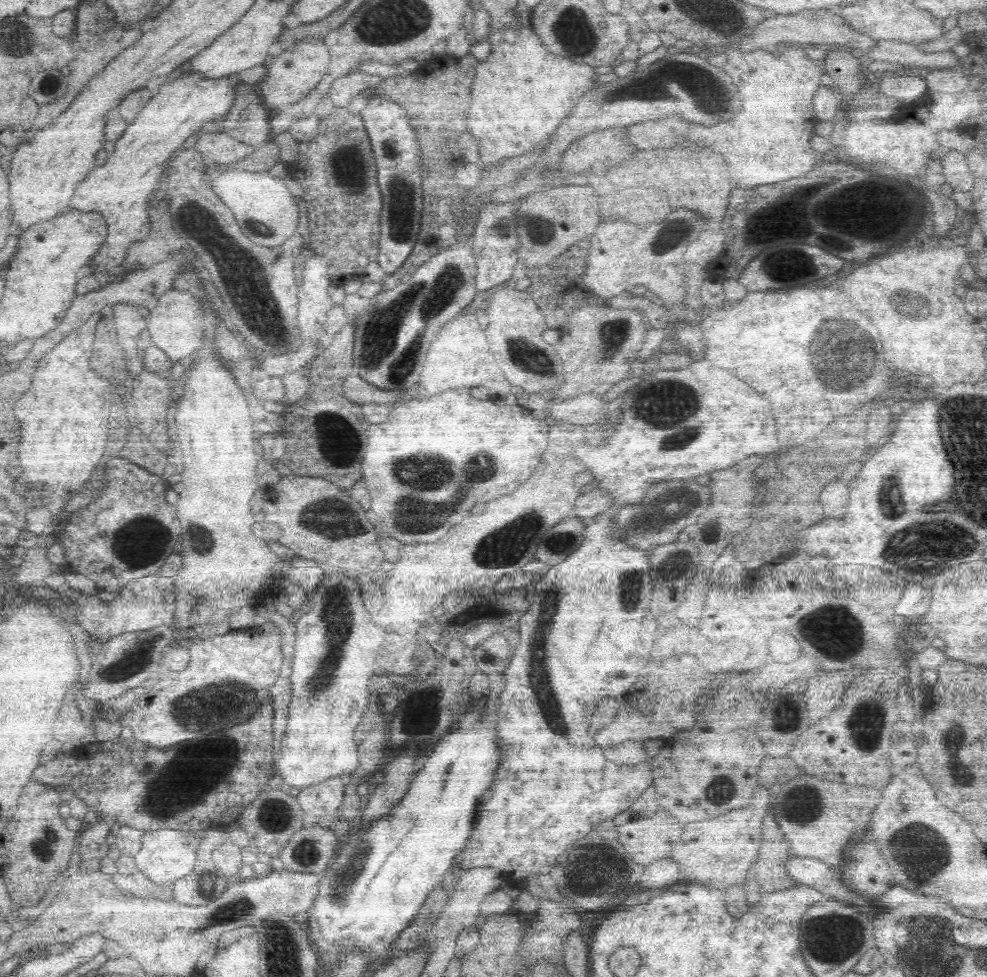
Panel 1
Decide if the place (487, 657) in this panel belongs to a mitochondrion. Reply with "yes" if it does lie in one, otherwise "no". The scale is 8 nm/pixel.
yes

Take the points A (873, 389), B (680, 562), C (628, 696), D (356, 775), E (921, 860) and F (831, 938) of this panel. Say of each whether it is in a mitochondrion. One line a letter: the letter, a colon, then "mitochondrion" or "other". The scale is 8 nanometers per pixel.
A: mitochondrion
B: mitochondrion
C: other
D: other
E: mitochondrion
F: mitochondrion

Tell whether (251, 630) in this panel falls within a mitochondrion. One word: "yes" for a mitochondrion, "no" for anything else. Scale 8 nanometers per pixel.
no

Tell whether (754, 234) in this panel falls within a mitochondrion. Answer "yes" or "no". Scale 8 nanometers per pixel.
yes

